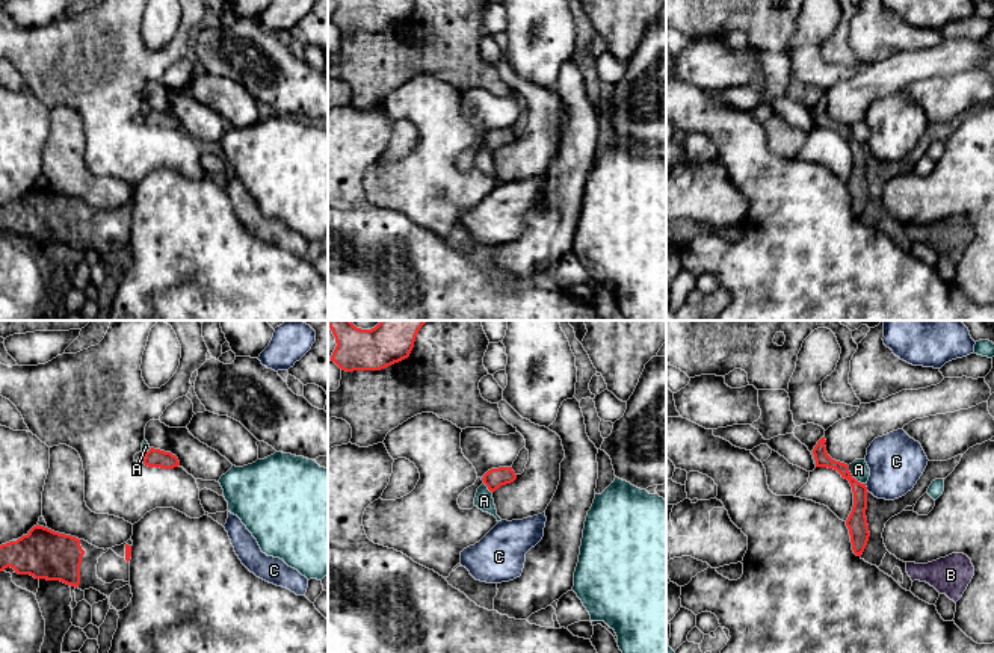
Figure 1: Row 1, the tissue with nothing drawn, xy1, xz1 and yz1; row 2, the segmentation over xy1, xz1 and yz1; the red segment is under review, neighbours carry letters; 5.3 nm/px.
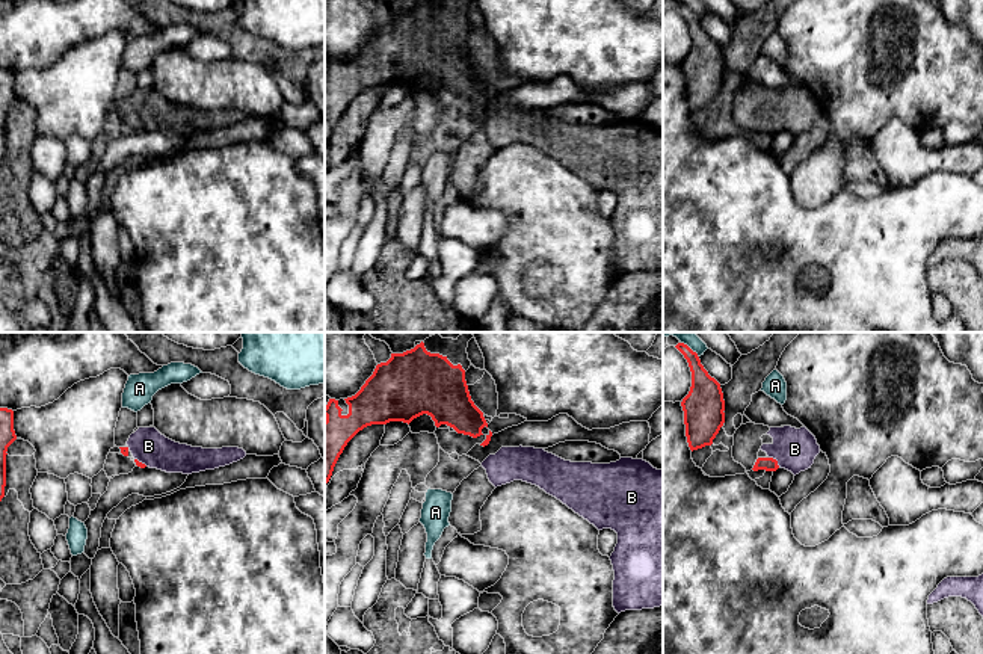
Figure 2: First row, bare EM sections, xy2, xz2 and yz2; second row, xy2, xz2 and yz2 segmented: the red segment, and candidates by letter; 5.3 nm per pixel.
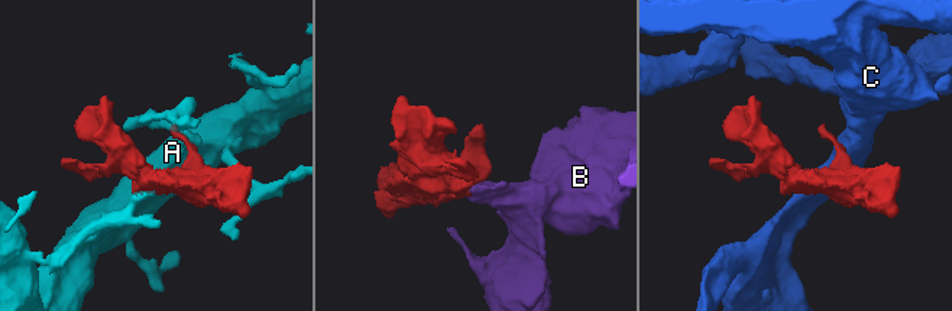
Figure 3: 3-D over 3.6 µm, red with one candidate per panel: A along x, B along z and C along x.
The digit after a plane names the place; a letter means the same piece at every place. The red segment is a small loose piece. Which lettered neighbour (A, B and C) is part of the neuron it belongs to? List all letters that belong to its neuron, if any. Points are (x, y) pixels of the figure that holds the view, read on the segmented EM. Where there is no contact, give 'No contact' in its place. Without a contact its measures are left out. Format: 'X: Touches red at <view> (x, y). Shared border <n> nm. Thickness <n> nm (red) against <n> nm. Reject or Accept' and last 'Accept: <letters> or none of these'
A: Touches red at yz1 (854, 478). Shared border 140 nm. Thickness 110 nm (red) against 100 nm. Reject
B: Touches red at yz2 (775, 459). Shared border 80 nm. Thickness 80 nm (red) against 220 nm. Accept
C: Touches red at yz1 (866, 488). Shared border 50 nm. Thickness 110 nm (red) against 300 nm. Reject
Accept: B

